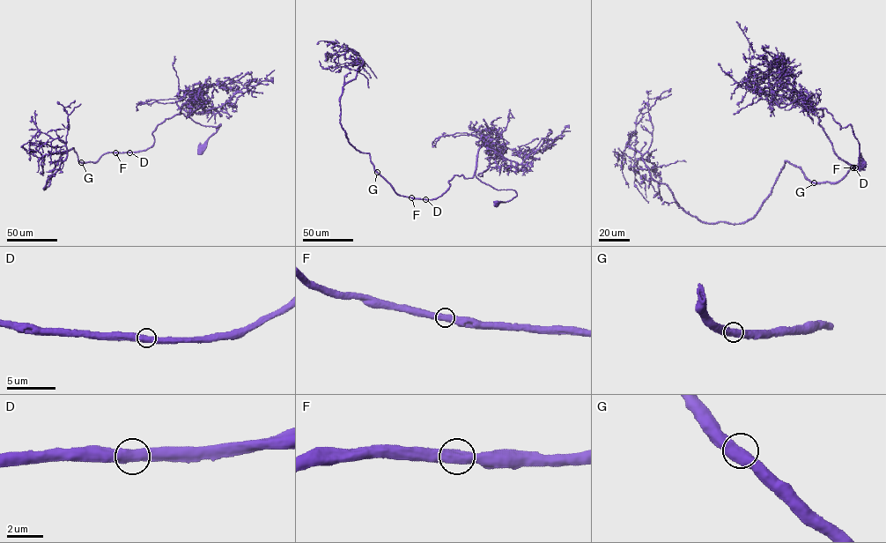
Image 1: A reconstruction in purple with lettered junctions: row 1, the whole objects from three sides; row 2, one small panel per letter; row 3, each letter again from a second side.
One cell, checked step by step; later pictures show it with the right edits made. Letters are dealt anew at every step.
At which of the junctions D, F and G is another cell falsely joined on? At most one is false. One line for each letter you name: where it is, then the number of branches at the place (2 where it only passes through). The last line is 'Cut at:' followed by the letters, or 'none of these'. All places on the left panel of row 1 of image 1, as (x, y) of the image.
Cut at: none of these

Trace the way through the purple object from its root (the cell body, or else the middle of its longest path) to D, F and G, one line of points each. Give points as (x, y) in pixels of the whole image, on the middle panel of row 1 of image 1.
D: (496, 204), (516, 192), (497, 189), (475, 172), (471, 178), (455, 174), (441, 196), (425, 199)
F: (496, 204), (516, 192), (497, 189), (475, 172), (471, 178), (455, 174), (436, 198), (411, 197)
G: (496, 204), (516, 192), (497, 189), (475, 172), (471, 178), (455, 174), (432, 199), (400, 196), (377, 172)

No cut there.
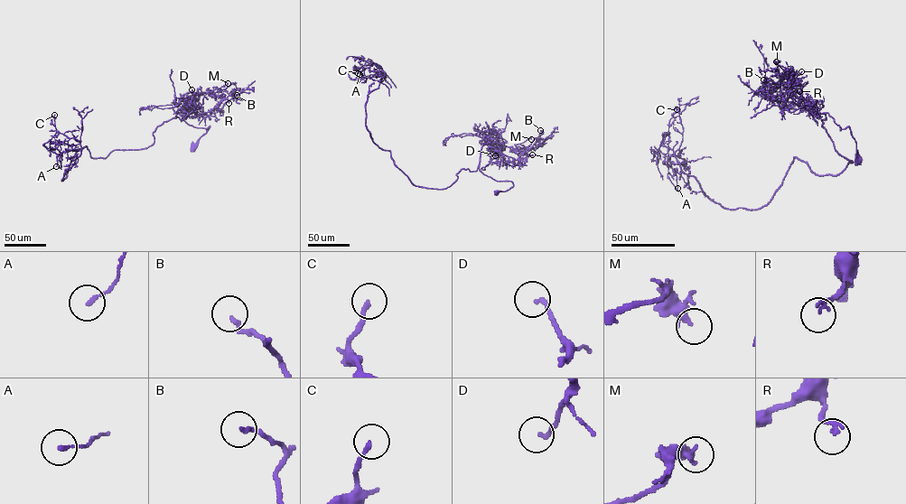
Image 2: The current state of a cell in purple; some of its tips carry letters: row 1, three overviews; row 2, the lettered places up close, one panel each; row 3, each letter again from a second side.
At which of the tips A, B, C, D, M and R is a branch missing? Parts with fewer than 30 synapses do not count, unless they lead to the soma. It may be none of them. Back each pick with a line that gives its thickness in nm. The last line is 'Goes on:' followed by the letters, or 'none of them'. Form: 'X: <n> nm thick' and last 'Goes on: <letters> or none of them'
Goes on: none of them

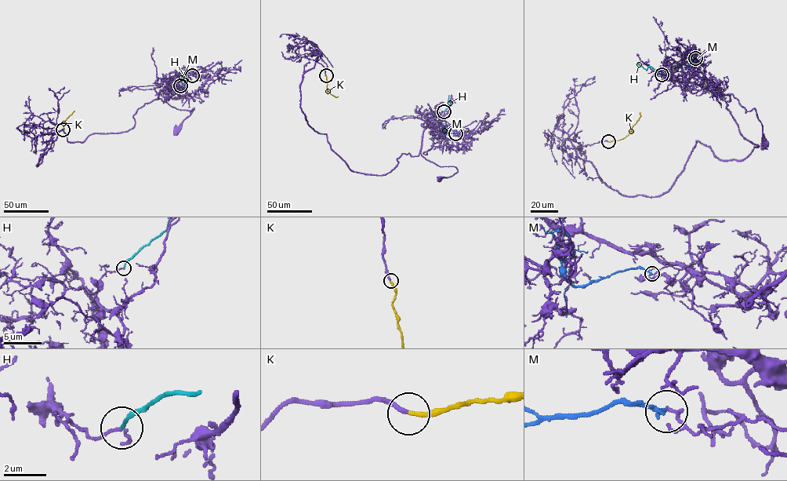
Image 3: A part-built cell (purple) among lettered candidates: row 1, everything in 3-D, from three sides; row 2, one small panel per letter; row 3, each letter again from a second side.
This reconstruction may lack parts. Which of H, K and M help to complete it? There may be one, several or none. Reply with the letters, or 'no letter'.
K

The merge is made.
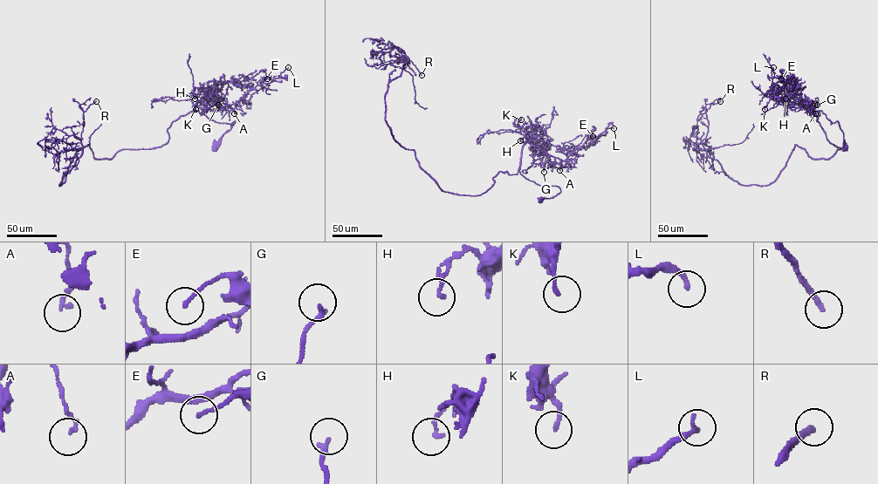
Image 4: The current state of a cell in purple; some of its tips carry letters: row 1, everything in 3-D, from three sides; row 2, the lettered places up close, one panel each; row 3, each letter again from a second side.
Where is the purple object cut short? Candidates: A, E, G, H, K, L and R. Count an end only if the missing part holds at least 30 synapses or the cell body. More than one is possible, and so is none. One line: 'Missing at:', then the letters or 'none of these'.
Missing at: R

